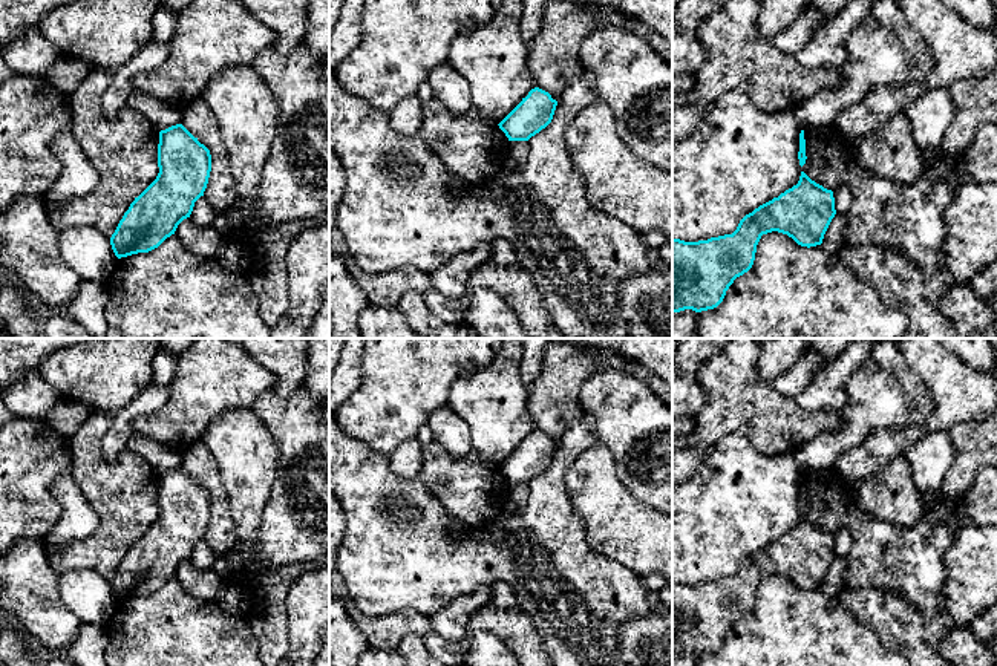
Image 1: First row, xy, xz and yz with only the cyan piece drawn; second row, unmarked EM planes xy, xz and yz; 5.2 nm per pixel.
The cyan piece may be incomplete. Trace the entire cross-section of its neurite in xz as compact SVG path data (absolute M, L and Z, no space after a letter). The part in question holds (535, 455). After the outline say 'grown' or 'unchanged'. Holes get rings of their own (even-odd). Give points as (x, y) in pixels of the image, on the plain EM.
M534 430L498 468L508 484L528 484L551 465L556 449L548 435Z; unchanged

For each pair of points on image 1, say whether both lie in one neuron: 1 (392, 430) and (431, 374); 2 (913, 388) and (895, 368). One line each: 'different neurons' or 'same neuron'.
1: same neuron
2: same neuron

